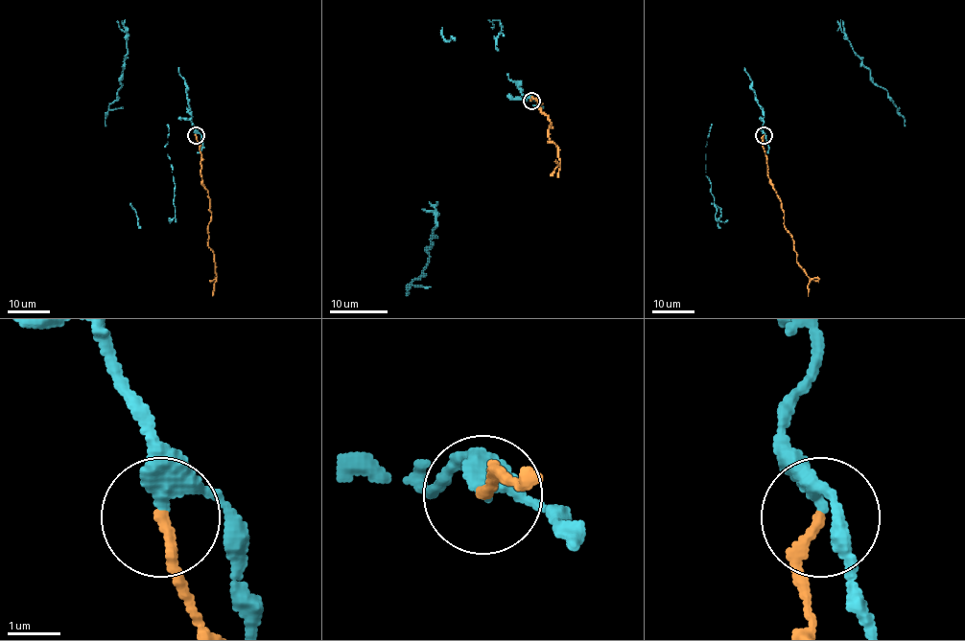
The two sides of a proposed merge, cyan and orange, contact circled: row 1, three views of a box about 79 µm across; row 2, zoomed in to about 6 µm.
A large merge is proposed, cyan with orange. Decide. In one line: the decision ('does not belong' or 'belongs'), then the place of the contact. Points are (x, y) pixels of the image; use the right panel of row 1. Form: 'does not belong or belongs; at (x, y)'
does not belong; at (764, 135)

